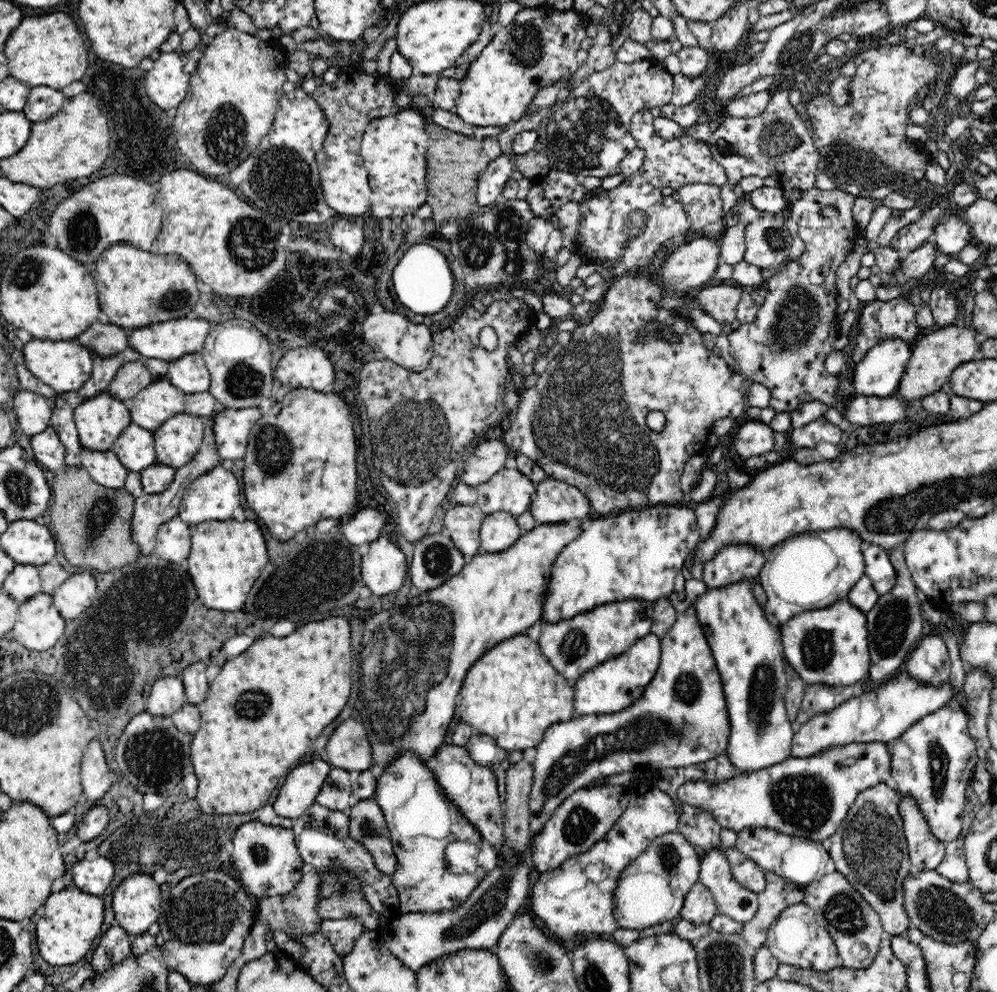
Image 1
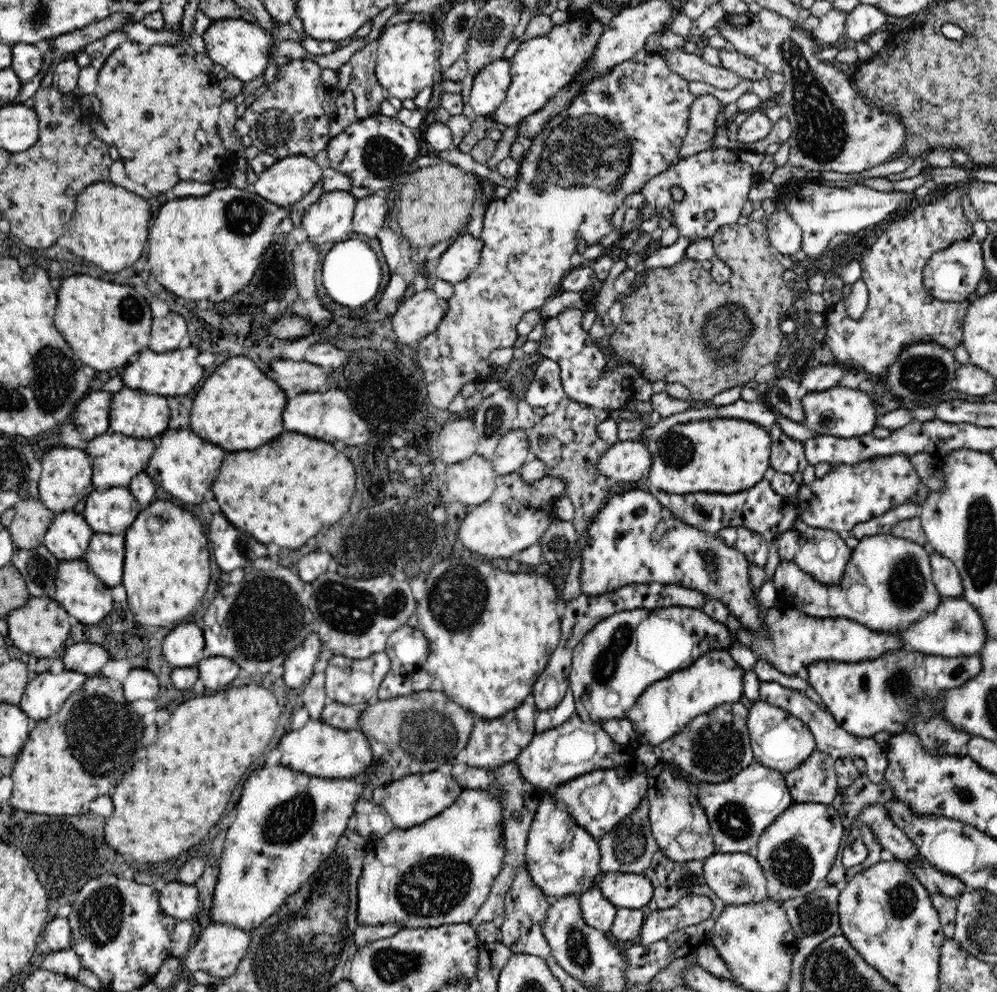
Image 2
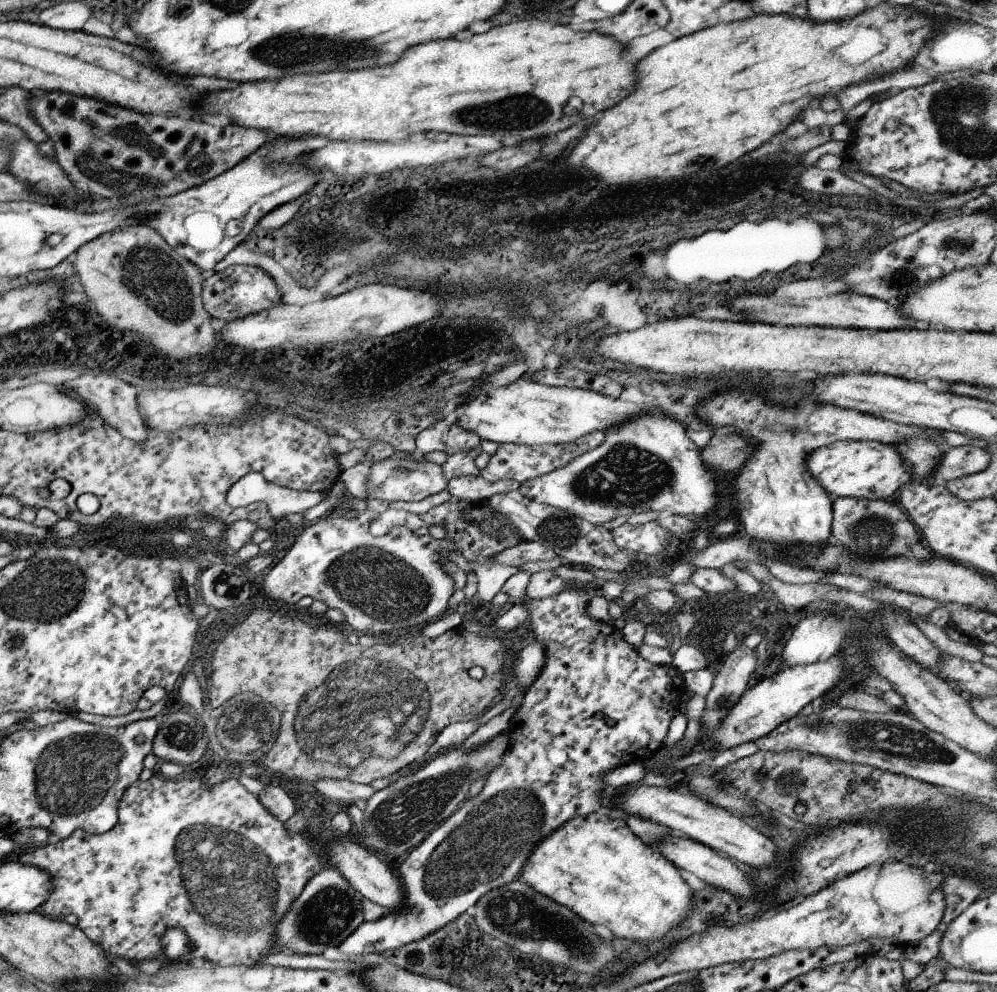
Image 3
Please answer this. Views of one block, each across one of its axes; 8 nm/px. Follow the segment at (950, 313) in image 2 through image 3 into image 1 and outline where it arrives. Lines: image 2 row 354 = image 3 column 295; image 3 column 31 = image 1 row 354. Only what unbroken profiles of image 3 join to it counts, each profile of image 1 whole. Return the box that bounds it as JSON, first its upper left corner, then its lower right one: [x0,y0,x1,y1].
[852,297,921,364]

